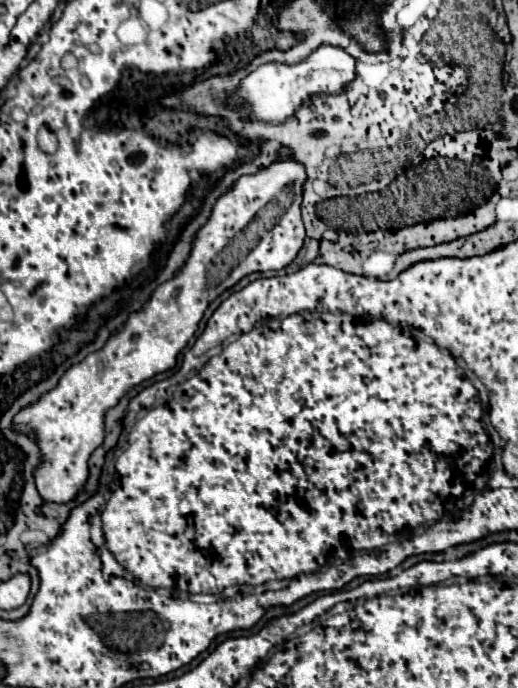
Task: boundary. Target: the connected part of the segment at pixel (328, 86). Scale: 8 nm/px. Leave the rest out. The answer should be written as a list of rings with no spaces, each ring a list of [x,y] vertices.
[[[322,43],[316,51],[312,51],[306,59],[296,65],[286,63],[264,63],[248,77],[244,77],[238,87],[224,97],[224,105],[228,109],[246,113],[248,121],[264,121],[270,125],[280,125],[296,115],[298,107],[314,95],[342,95],[348,83],[356,77],[356,59],[348,55],[342,47],[334,47]]]

